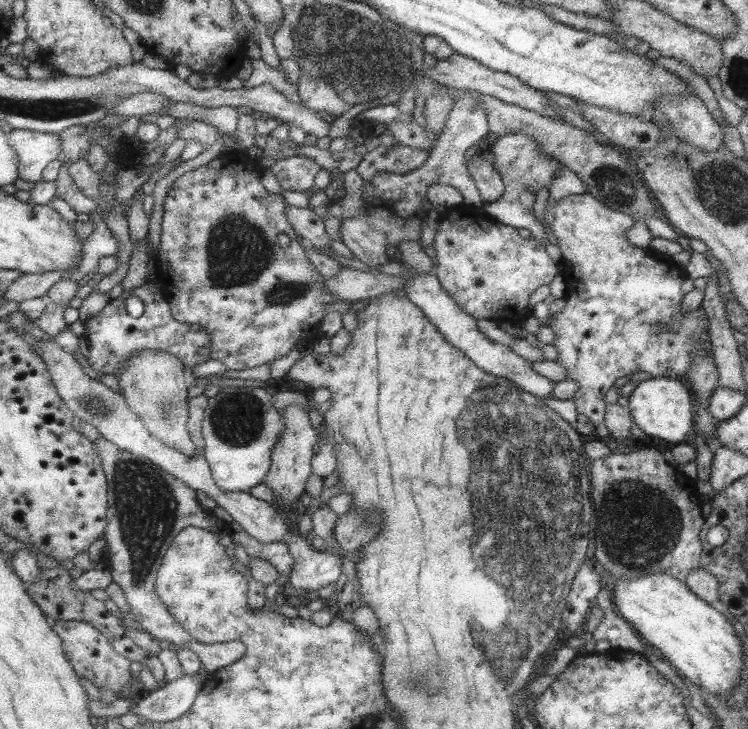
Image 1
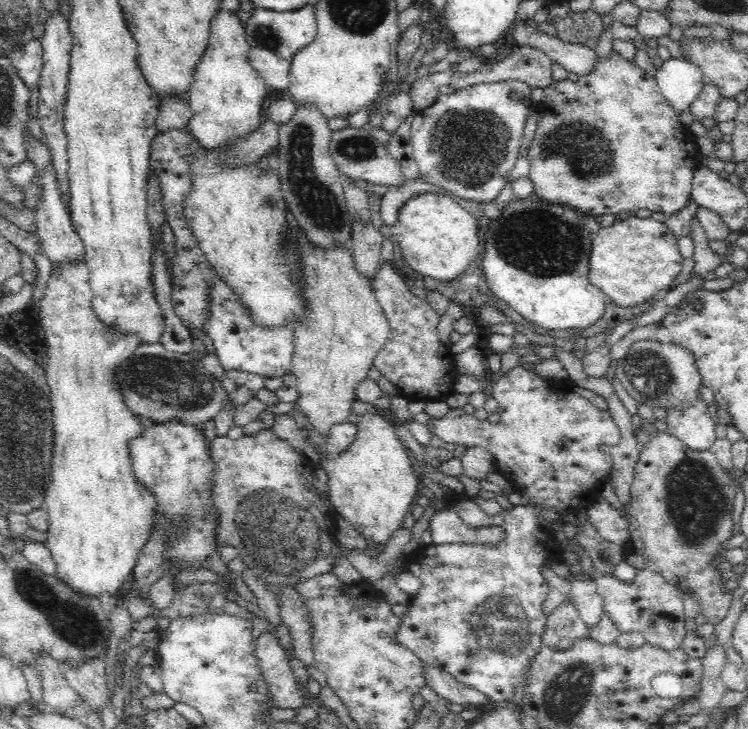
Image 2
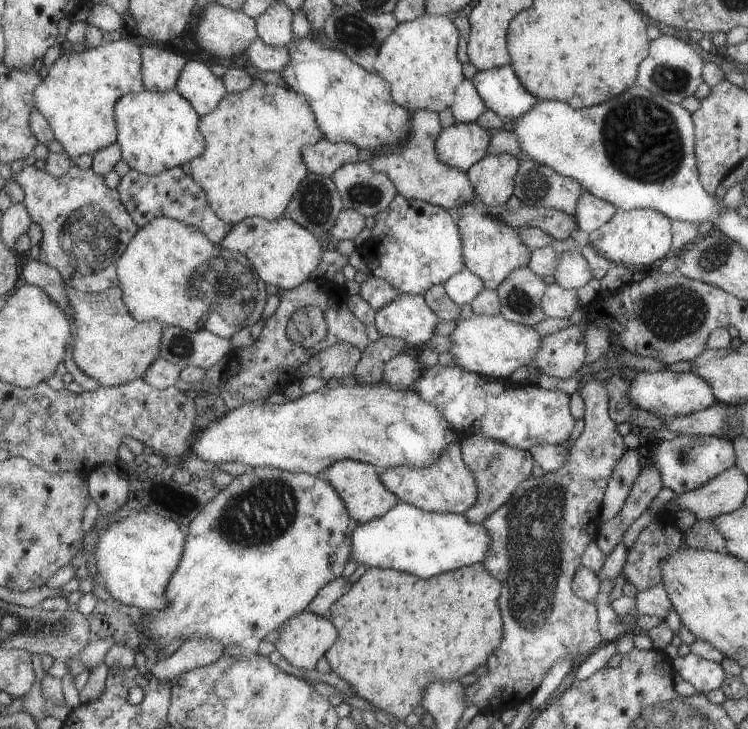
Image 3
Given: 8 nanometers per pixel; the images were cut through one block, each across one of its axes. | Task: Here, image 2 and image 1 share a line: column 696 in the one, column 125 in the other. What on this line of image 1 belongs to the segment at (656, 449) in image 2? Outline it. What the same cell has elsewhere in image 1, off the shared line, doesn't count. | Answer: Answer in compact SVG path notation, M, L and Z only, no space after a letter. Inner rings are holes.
M100 437L94 443L109 483L109 489L106 491L106 519L109 522L101 538L106 542L103 559L109 564L112 582L121 589L133 619L158 642L167 641L177 649L193 652L207 674L220 670L221 667L237 665L246 652L245 645L237 641L212 644L195 641L170 613L167 613L154 591L155 575L163 555L173 537L182 528L193 526L215 536L229 535L228 520L220 514L209 516L205 510L201 514L201 506L195 502L195 492L191 487L184 481L179 482L177 477L171 476L171 473L159 468L154 462L125 452L118 445Z

